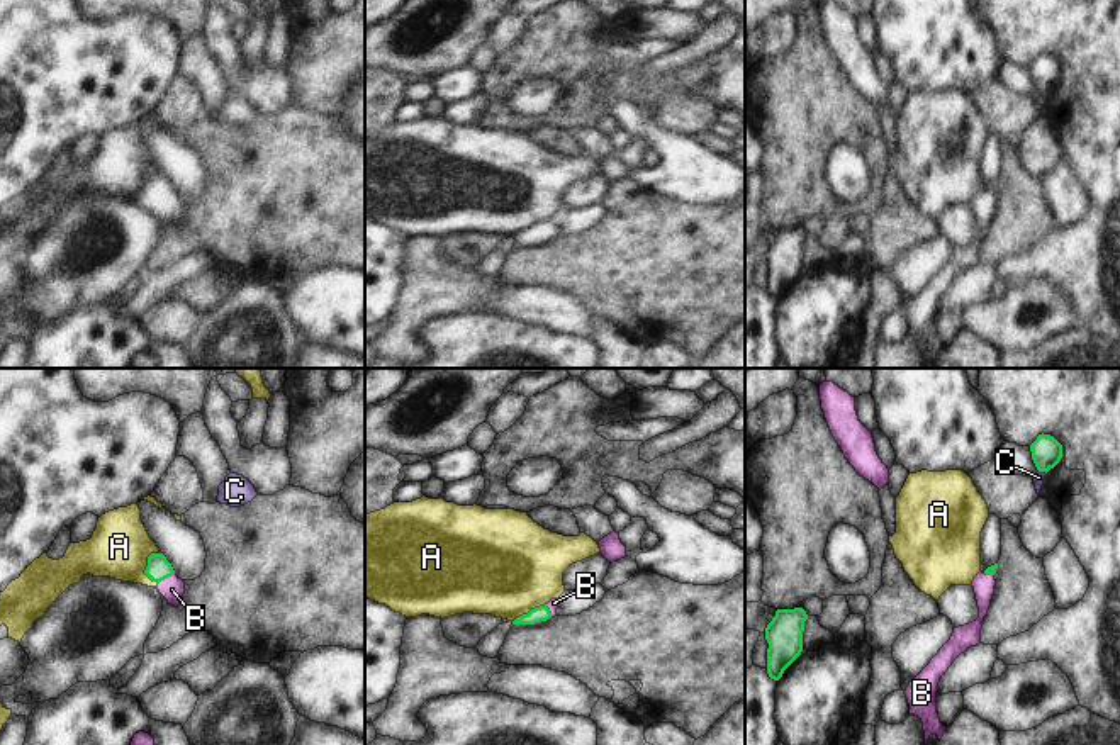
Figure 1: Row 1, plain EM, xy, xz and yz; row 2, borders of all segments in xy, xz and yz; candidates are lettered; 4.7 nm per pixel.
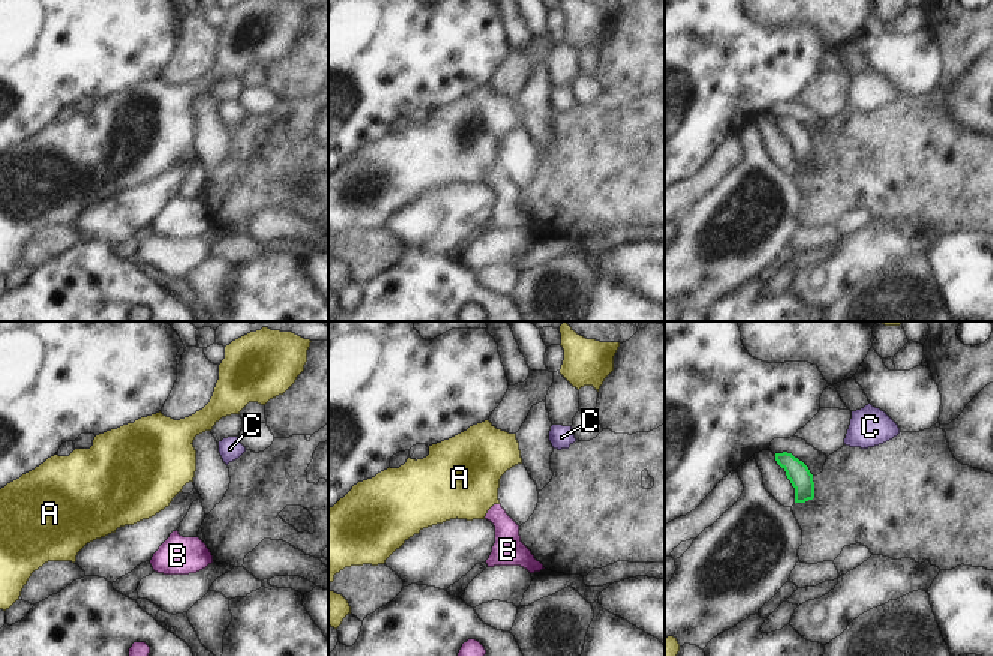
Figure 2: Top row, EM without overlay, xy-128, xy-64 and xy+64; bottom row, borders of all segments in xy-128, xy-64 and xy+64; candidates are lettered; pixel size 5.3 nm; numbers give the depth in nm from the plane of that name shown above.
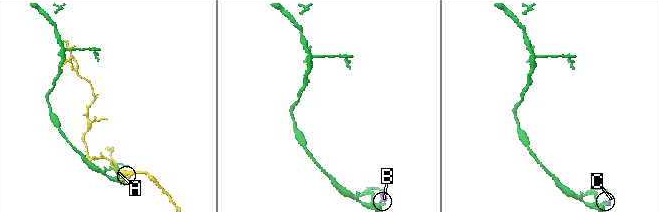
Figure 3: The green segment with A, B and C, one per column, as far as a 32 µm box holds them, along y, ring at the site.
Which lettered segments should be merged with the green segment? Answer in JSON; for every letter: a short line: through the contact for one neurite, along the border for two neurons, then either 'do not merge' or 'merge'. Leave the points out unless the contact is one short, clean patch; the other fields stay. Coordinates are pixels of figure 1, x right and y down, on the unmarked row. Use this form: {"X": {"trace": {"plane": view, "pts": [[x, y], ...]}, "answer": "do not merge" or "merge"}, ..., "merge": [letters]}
{"A": {"answer": "do not merge"}, "B": {"trace": {"plane": "xy", "pts": [[158, 189], [165, 197], [172, 209]]}, "answer": "merge"}, "C": {"trace": {"plane": "yz", "pts": [[1039, 90], [1046, 94]]}, "answer": "do not merge"}, "merge": ["B"]}

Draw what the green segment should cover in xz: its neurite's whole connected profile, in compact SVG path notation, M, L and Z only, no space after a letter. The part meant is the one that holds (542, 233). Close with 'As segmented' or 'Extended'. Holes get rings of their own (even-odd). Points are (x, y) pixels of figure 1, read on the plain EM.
M552 219L548 224L531 229L512 241L512 244L535 244L557 236L560 219Z. Extended

